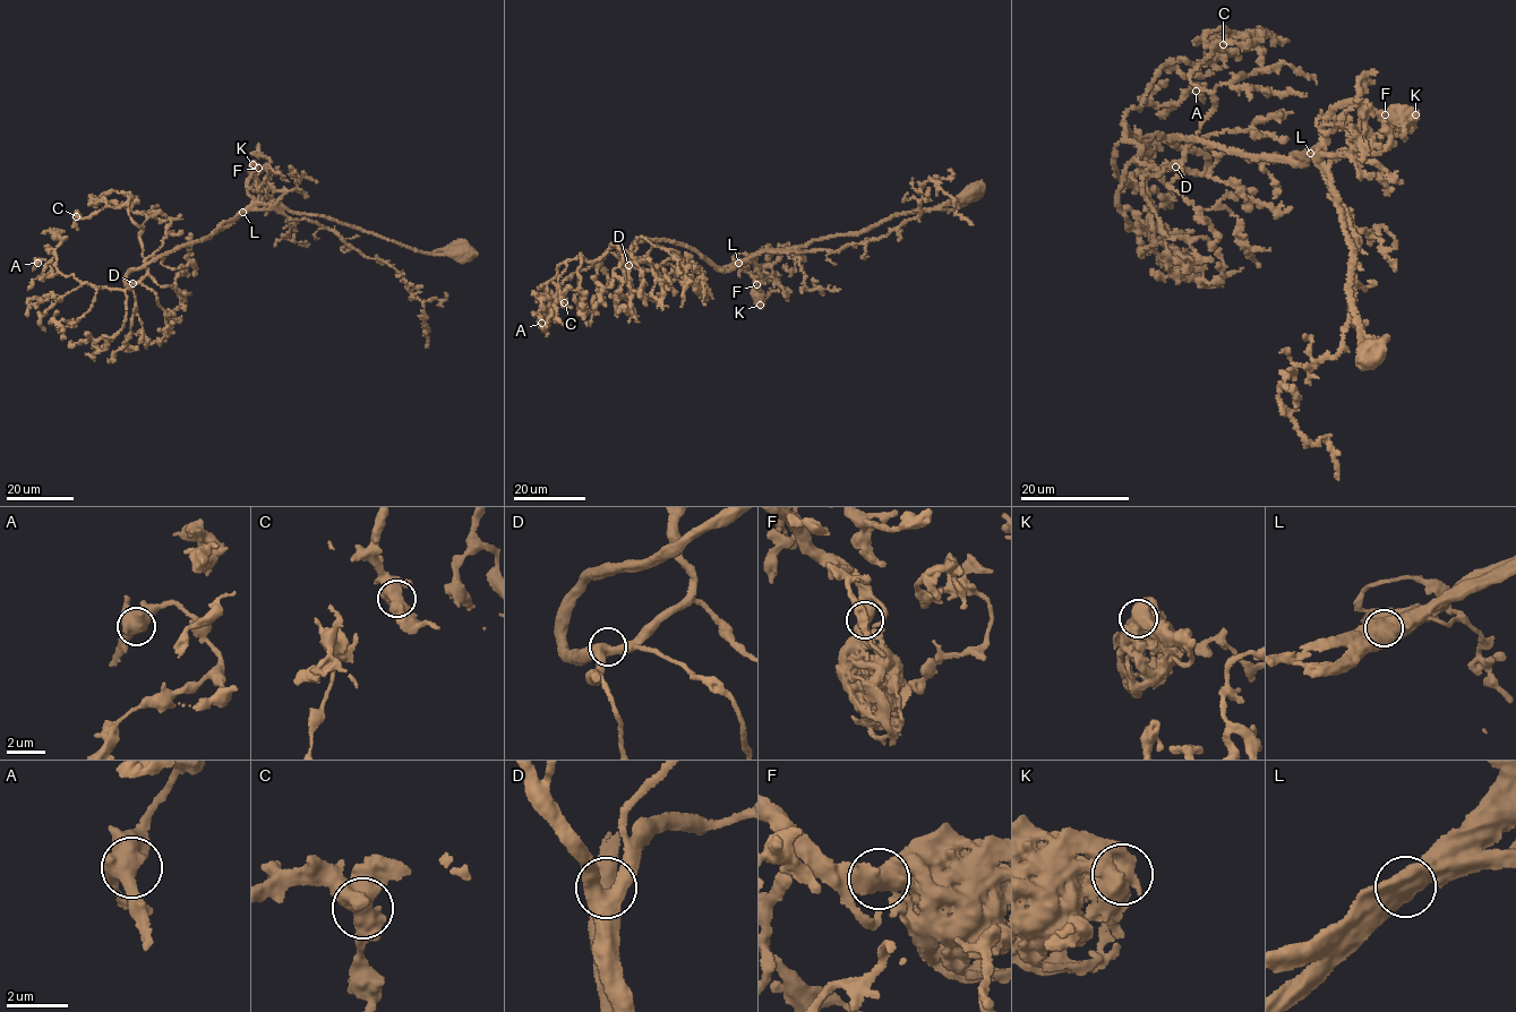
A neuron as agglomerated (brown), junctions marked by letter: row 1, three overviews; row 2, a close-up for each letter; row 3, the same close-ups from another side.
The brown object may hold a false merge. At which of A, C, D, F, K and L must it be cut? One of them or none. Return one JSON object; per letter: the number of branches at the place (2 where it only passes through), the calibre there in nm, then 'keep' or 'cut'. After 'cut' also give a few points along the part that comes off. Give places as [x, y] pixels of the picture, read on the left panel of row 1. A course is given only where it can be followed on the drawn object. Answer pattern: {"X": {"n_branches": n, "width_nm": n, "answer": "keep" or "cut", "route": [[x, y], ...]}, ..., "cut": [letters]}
{"A": {"n_branches": 3, "width_nm": 500, "answer": "keep"}, "C": {"n_branches": 2, "width_nm": 650, "answer": "keep"}, "D": {"n_branches": 3, "width_nm": 480, "answer": "keep"}, "F": {"n_branches": 2, "width_nm": 600, "answer": "keep"}, "K": {"n_branches": 2, "width_nm": 700, "answer": "keep"}, "L": {"n_branches": 2, "width_nm": 750, "answer": "cut", "route": [[242, 212], [276, 208], [293, 219], [306, 219], [388, 264], [421, 302], [426, 348]]}, "cut": ["L"]}

